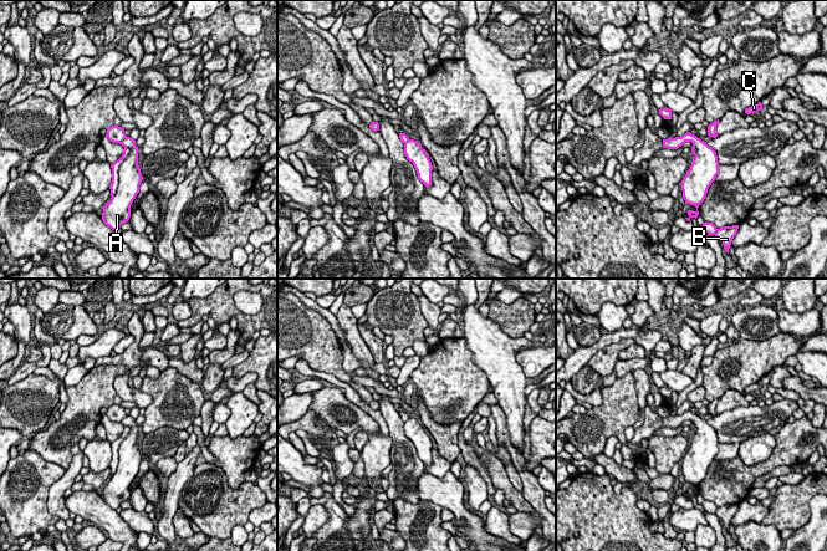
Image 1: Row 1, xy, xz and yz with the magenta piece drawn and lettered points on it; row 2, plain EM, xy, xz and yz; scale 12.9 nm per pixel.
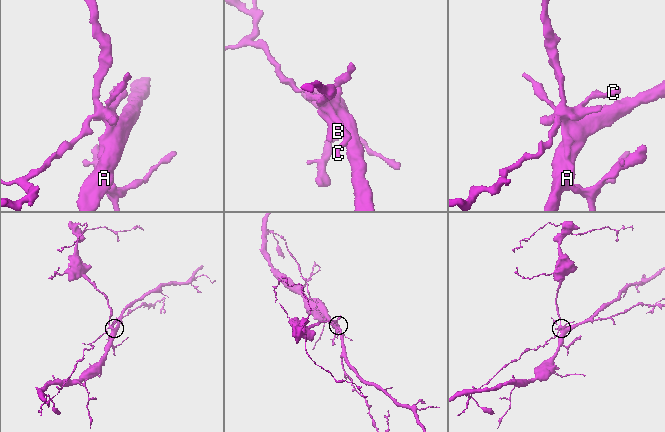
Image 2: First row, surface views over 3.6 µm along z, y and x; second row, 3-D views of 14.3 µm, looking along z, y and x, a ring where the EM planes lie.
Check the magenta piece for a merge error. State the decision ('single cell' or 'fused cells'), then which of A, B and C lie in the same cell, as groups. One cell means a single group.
fused cells; A C / B

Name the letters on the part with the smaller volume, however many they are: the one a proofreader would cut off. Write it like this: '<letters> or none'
B

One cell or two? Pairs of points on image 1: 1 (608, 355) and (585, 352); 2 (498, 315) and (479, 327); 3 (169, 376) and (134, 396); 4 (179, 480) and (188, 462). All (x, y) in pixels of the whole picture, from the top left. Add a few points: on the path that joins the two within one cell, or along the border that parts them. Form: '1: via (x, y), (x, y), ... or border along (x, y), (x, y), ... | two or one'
1: border along (621, 340), (600, 348), (585, 365) | two
2: border along (486, 317), (493, 320), (509, 336), (514, 337) | two
3: border along (137, 389), (152, 398), (152, 402), (146, 408) | two
4: via (182, 475), (185, 467) | one

